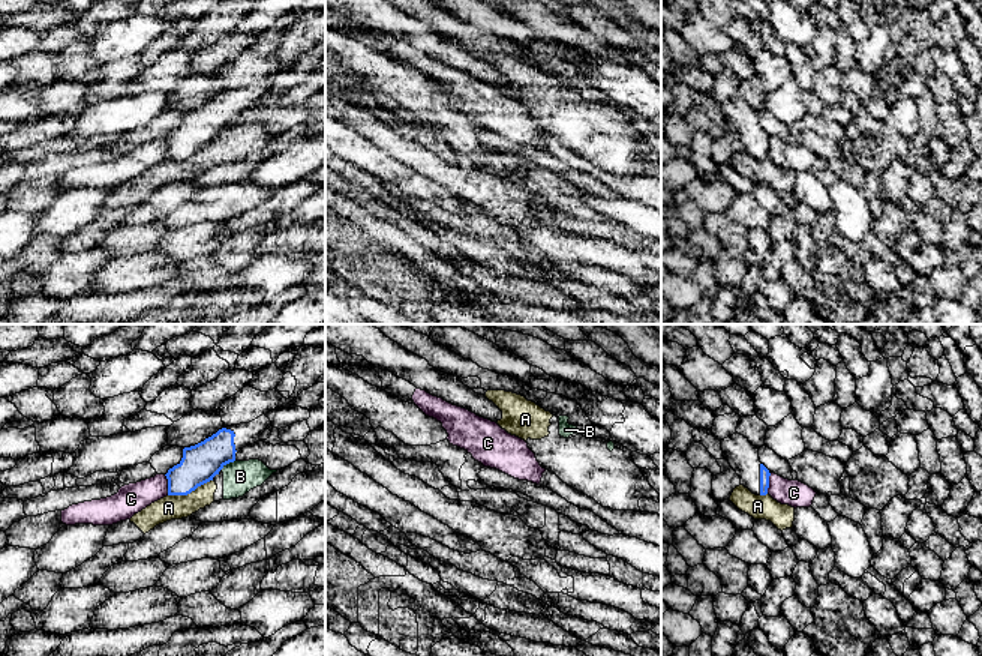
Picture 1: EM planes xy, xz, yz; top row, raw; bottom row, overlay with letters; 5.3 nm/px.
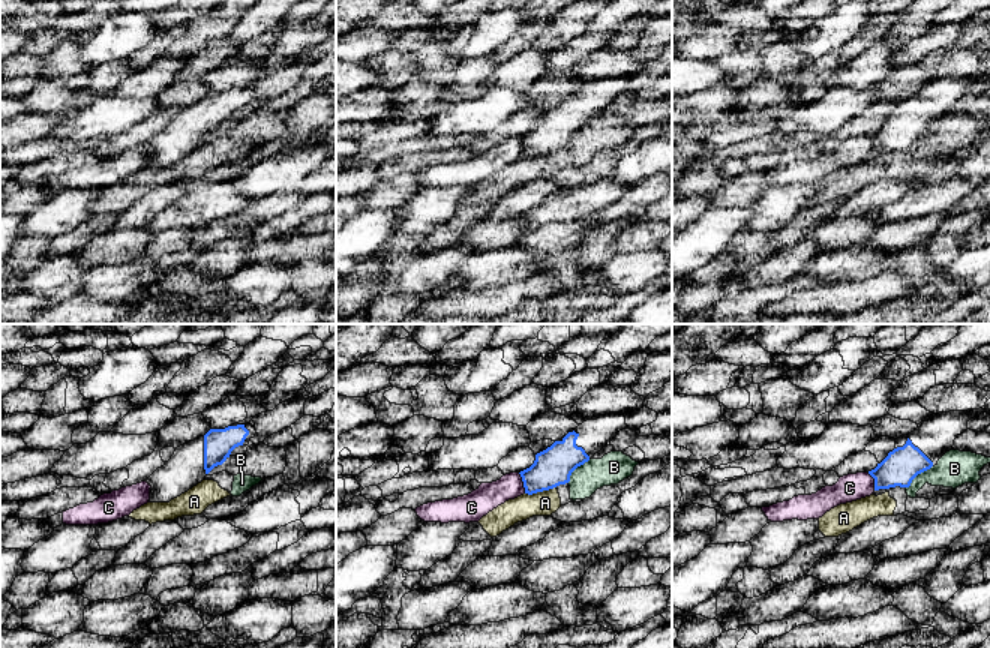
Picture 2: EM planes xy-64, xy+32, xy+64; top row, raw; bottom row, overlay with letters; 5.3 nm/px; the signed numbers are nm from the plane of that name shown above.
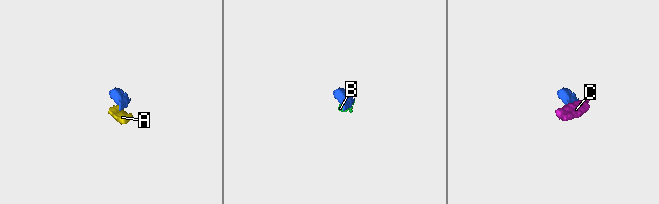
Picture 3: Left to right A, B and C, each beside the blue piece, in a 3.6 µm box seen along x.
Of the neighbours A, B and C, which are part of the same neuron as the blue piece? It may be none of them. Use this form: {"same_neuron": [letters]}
{"same_neuron": []}

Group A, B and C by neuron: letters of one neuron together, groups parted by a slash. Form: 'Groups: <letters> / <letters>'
Groups: A B / C

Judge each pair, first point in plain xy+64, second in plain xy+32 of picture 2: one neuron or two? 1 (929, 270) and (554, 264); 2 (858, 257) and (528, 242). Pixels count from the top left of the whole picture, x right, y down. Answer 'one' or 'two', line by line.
1: one
2: two

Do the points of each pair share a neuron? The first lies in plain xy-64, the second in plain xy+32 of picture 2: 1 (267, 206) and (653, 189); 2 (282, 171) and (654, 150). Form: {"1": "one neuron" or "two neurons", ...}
{"1": "one neuron", "2": "one neuron"}

